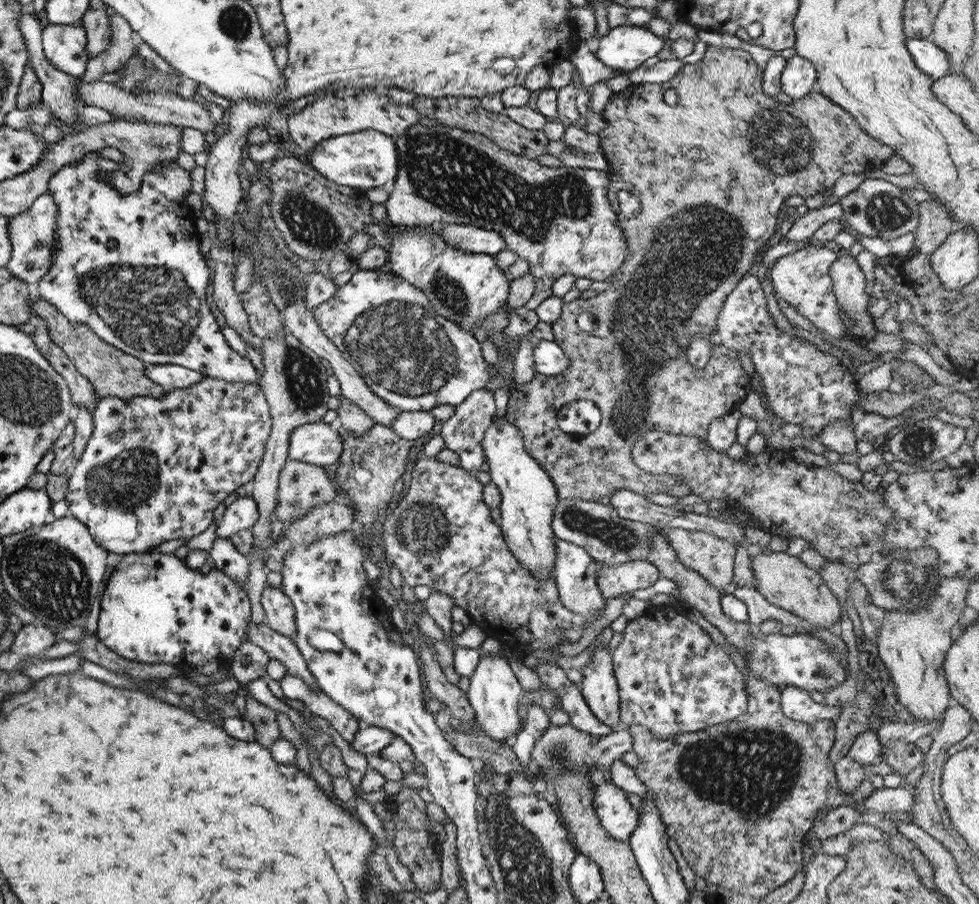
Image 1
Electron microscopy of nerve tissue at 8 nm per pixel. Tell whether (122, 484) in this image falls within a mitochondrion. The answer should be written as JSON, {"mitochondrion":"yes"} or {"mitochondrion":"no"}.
{"mitochondrion":"yes"}

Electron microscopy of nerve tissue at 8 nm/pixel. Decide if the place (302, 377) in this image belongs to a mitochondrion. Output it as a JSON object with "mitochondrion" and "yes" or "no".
{"mitochondrion":"yes"}

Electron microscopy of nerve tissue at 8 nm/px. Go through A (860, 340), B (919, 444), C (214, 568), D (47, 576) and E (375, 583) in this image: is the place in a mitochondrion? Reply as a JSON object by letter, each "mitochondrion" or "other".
{"A":"other","B":"mitochondrion","C":"other","D":"mitochondrion","E":"other"}

